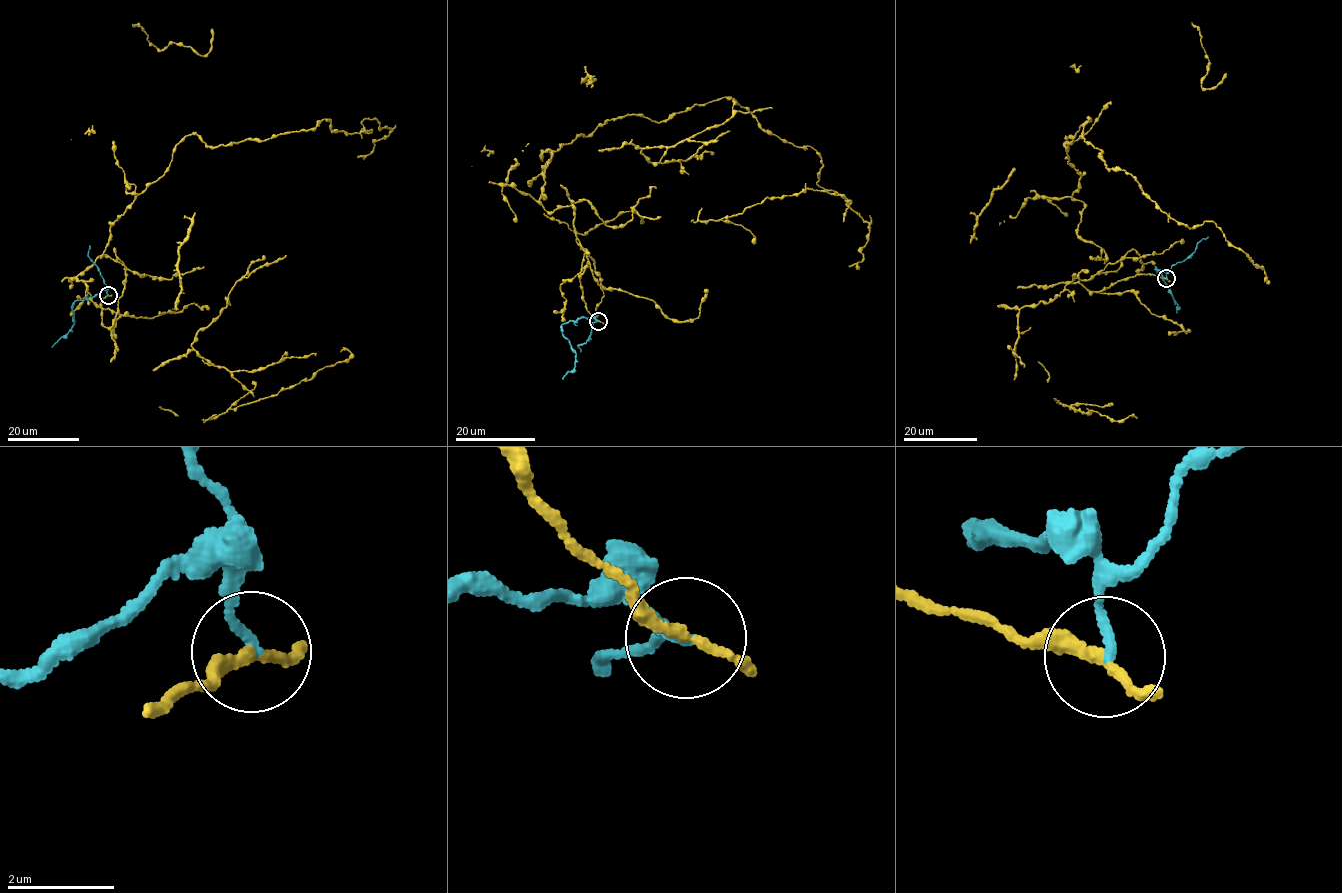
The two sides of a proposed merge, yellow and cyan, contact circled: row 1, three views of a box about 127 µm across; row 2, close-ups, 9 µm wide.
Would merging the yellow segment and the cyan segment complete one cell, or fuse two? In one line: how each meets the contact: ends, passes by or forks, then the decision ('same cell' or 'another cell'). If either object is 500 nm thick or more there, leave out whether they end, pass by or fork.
yellow passes by | cyan ends | another cell

